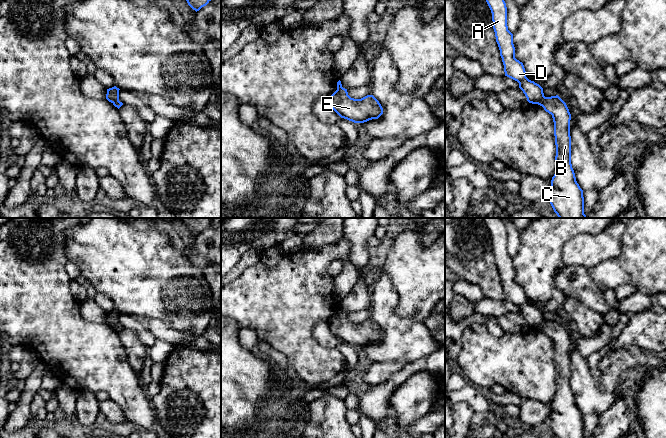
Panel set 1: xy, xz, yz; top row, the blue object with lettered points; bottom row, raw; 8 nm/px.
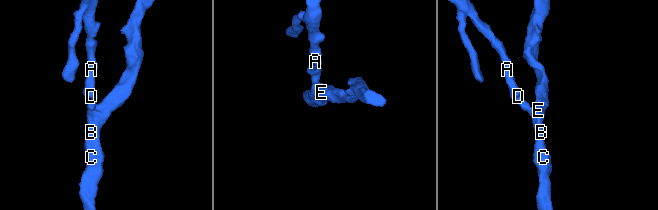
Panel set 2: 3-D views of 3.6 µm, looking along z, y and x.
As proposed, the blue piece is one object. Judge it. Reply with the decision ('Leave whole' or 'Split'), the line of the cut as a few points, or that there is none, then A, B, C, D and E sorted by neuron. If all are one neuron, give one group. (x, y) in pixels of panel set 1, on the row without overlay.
Split. Split along yz (545, 321), (538, 328). Groups: A D / B C E

